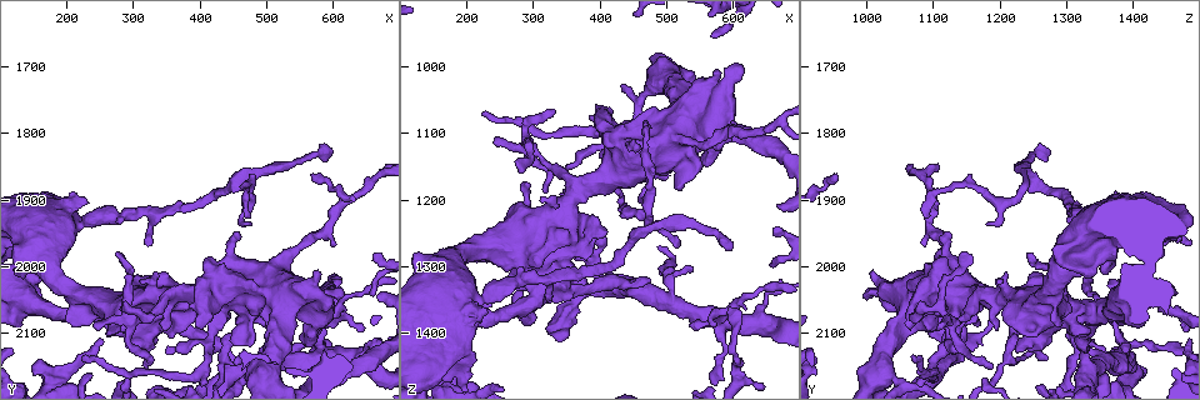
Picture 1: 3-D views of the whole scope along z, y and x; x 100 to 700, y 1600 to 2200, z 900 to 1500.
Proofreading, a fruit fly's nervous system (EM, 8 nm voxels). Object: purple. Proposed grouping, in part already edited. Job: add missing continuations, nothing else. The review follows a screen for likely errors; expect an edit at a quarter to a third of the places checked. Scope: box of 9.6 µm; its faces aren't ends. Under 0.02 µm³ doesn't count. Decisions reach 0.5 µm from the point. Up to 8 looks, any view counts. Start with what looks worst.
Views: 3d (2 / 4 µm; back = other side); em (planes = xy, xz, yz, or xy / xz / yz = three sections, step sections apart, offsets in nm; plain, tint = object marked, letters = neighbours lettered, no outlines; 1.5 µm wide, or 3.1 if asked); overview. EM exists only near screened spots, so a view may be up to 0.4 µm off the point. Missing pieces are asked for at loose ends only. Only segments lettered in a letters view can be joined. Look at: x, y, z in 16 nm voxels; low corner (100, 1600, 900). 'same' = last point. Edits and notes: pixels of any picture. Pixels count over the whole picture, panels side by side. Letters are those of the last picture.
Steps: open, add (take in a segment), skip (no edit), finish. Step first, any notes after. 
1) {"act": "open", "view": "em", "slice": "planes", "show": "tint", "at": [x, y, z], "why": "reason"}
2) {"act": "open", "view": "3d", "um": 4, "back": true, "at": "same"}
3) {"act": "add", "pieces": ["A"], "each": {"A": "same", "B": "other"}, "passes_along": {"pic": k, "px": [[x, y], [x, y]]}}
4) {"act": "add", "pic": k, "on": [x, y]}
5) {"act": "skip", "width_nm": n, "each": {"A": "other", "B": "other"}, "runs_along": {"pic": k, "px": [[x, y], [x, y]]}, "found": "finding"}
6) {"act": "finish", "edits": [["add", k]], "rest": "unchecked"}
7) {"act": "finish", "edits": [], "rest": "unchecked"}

{"act": "open", "view": "em", "slice": "xz", "step": 4, "show": "letters", "at": [320, 1965, 1350], "why": "branch stops here"}

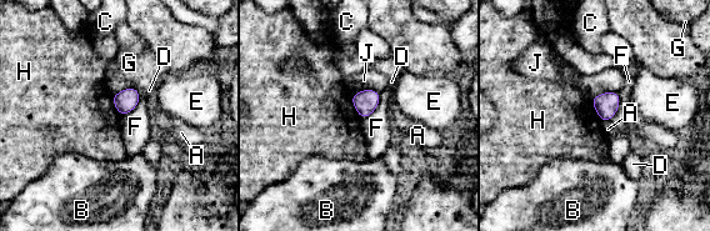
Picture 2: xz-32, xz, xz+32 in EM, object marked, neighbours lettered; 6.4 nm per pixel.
{"act": "skip", "each": {"A": "other", "B": "other", "C": "other", "D": "other", "E": "other", "F": "other", "G": "other", "H": "other", "J": "other"}, "border": {"pic": 2, "px": [[350, 96], [361, 119]]}, "found": "none of them fits"}

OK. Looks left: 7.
{"act": "open", "view": "em", "slice": "yz", "step": 8, "show": "letters", "at": [540, 2105, 1300], "why": "branch stops here"}

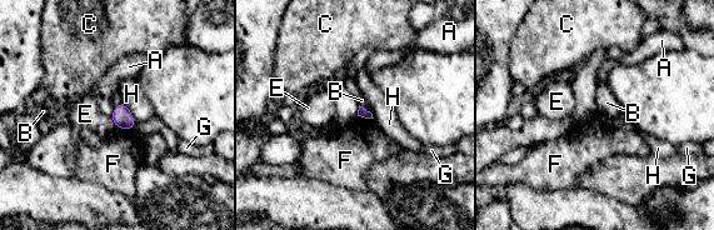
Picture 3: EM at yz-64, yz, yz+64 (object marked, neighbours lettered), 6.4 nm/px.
{"act": "skip", "longest_contact_nm": ["H", 170], "each": {"A": "other", "B": "other", "C": "other", "E": "other", "F": "other", "G": "other", "H": "other"}, "found": "no lettered segment goes on from it"}

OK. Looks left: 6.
{"act": "open", "view": "3d", "um": 2, "at": [280, 1980, 1150], "why": "thin end"}

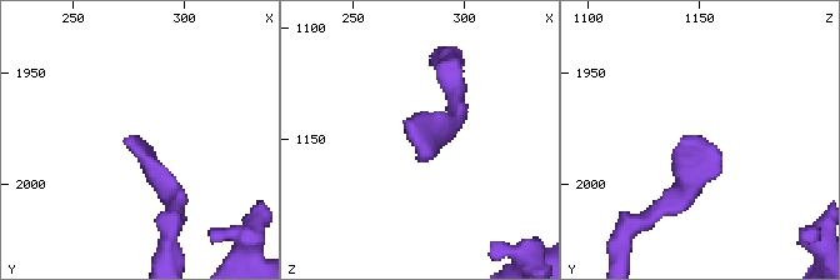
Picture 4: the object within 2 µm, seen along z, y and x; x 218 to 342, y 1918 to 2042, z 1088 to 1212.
{"act": "open", "view": "em", "slice": "yz", "step": 4, "show": "tint", "at": [275, 1980, 1150], "why": "need the tissue"}

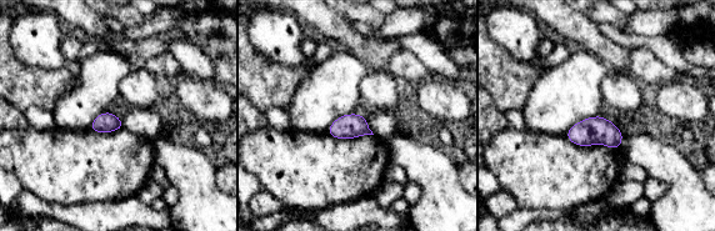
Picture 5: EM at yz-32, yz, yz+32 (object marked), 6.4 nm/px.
{"act": "open", "view": "em", "slice": "xz", "step": 4, "show": "letters", "at": "same"}

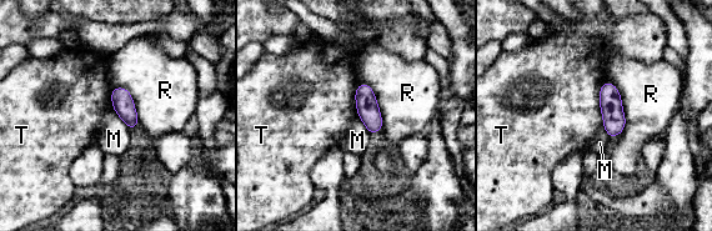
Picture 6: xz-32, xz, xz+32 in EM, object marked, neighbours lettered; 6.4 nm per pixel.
{"act": "skip", "each": {"M": "other", "R": "other", "T": "other"}, "border": {"pic": 6, "px": [[114, 110], [130, 131]]}, "found": "no lettered segment goes on from it"}

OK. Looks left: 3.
{"act": "finish", "edits": [], "rest": "unchecked"}

